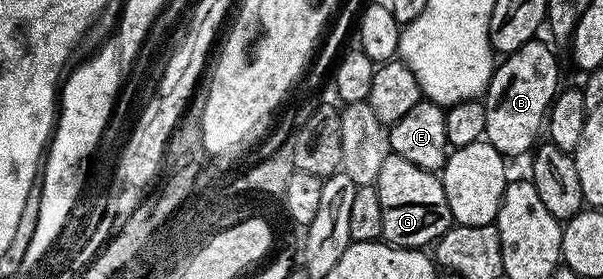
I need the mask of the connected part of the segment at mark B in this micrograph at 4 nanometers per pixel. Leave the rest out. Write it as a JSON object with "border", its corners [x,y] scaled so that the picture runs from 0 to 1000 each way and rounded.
{"border":[[[887,133],[879,151],[862,161],[862,176],[856,176],[847,197],[837,201],[819,244],[819,272],[814,276],[803,344],[803,498],[836,563],[866,556],[872,538],[877,545],[894,509],[892,480],[897,470],[900,480],[912,376],[929,323],[925,211],[919,201],[919,176],[914,158],[899,154]]]}

